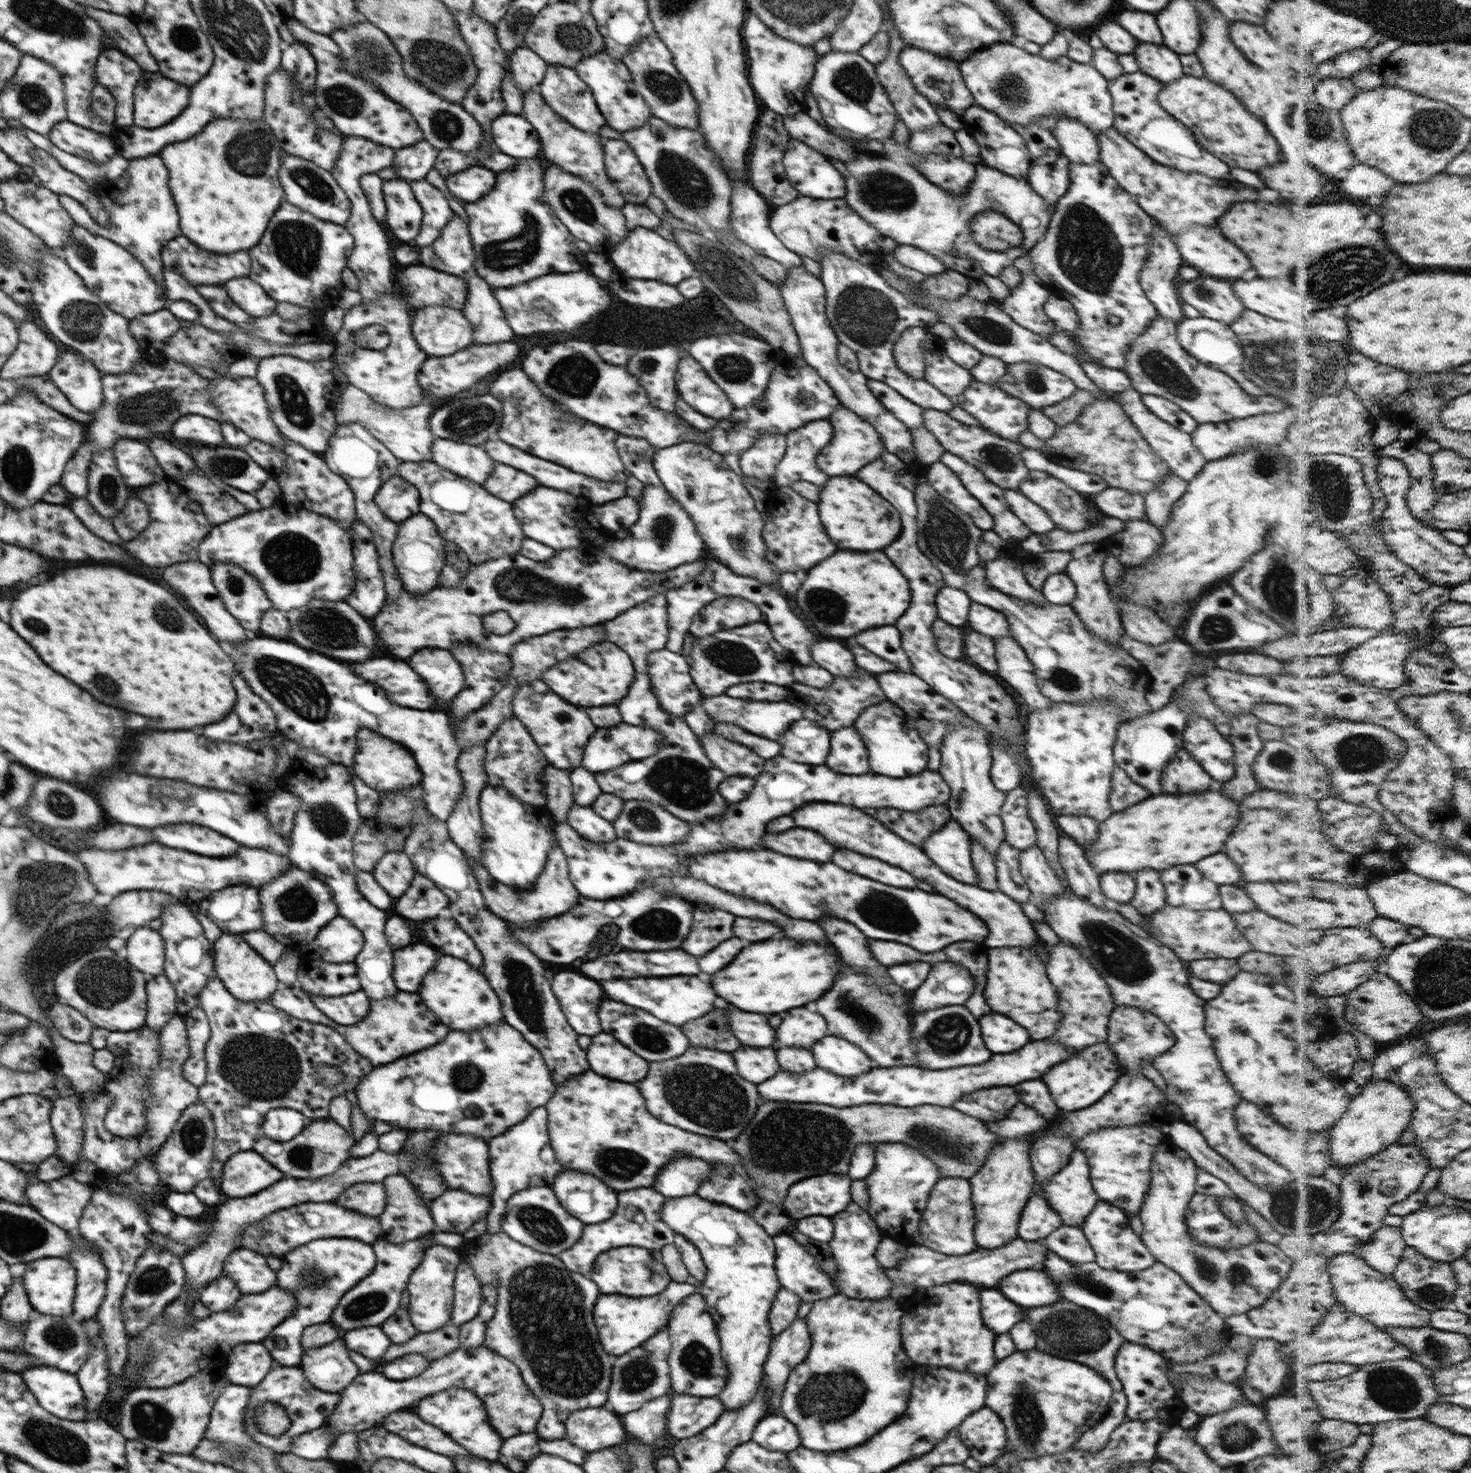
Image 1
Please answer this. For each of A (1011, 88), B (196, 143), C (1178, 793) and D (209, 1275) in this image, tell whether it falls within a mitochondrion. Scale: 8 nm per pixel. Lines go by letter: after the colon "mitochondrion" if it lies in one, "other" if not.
A: mitochondrion
B: other
C: other
D: other

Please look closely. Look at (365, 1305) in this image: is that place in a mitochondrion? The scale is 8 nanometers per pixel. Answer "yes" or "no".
yes

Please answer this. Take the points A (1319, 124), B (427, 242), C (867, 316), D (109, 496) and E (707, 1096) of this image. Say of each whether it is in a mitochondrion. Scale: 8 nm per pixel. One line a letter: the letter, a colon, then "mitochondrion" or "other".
A: mitochondrion
B: other
C: mitochondrion
D: mitochondrion
E: mitochondrion

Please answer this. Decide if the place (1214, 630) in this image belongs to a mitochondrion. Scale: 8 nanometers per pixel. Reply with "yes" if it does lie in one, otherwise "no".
yes

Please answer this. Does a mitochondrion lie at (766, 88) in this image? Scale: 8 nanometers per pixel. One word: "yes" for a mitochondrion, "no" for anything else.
no

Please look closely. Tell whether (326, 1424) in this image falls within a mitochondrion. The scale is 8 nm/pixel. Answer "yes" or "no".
no

